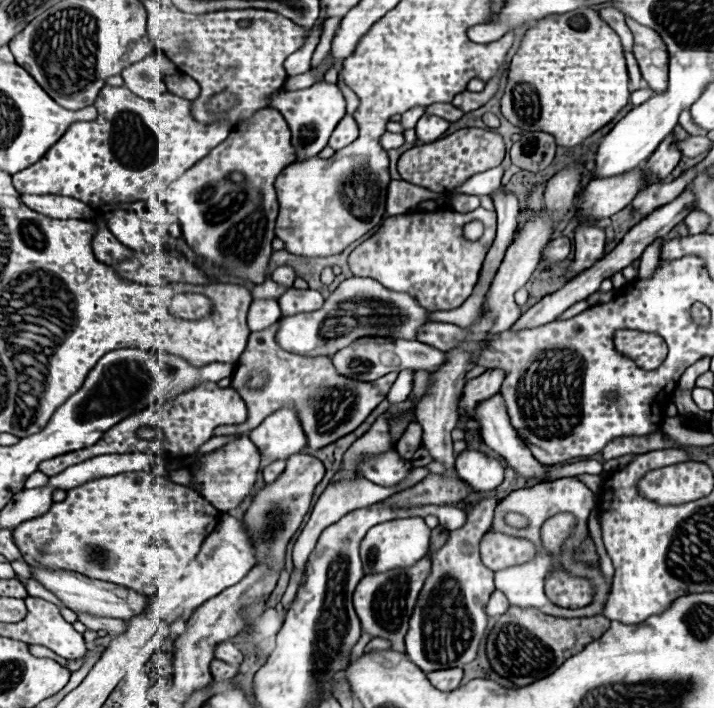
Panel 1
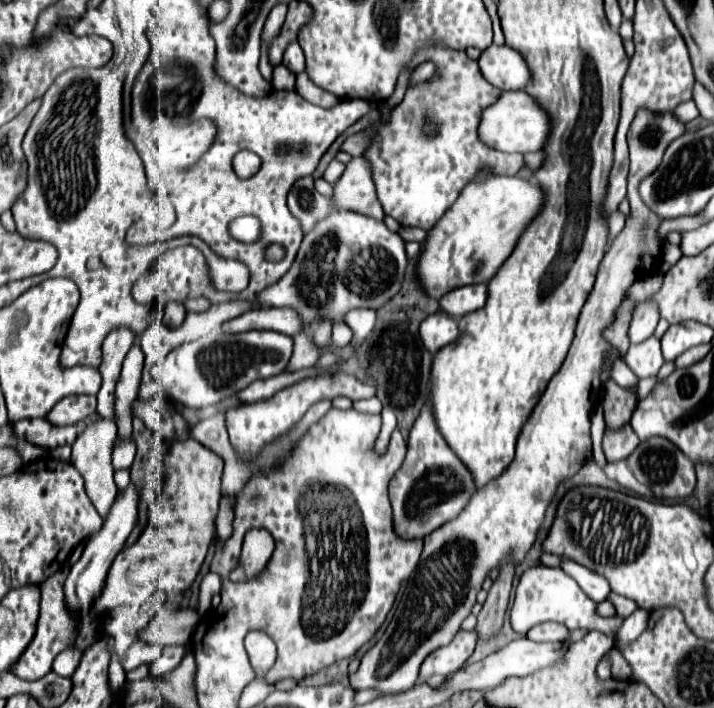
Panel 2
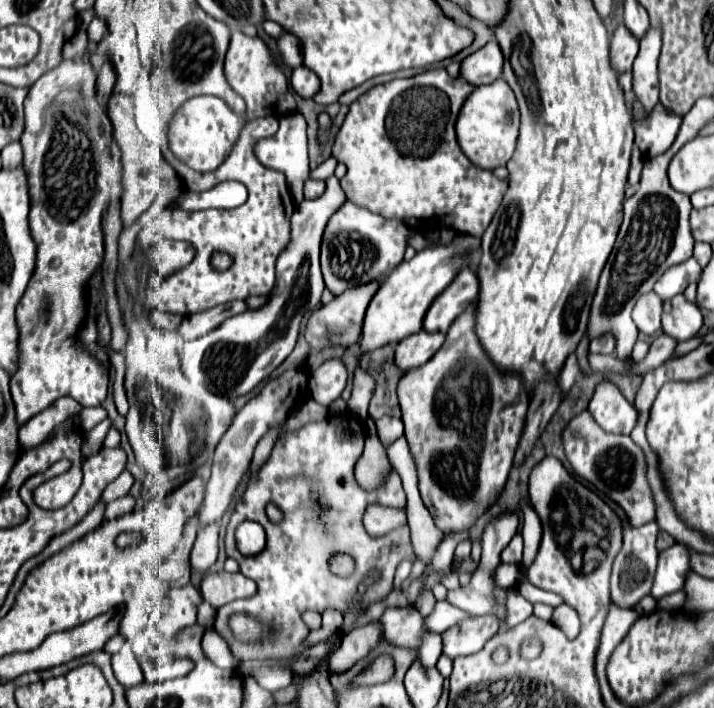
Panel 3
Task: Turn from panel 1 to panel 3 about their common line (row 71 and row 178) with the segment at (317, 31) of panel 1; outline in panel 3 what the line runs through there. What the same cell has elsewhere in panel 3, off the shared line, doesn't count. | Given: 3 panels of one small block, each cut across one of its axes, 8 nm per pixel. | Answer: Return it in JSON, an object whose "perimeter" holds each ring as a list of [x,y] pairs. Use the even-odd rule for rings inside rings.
{"perimeter":[[[290,112],[290,114],[280,116],[280,130],[270,138],[258,140],[254,150],[256,150],[256,158],[260,160],[260,164],[264,164],[272,170],[280,170],[286,176],[290,193],[294,201],[299,204],[304,199],[303,188],[306,180],[308,180],[308,174],[310,174],[304,116],[298,114],[298,112]]]}

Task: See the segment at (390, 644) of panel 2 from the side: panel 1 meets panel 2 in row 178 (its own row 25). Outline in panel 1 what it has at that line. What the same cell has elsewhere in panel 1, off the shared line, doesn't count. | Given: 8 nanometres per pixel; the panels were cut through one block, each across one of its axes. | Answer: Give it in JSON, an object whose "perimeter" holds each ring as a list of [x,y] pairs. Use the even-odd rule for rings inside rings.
{"perimeter":[[[626,18],[626,24],[630,26],[634,34],[634,56],[638,60],[642,78],[646,80],[648,88],[652,88],[656,94],[666,92],[668,88],[668,52],[662,42],[662,38],[652,30],[644,28],[642,24],[636,24],[632,18]]]}

